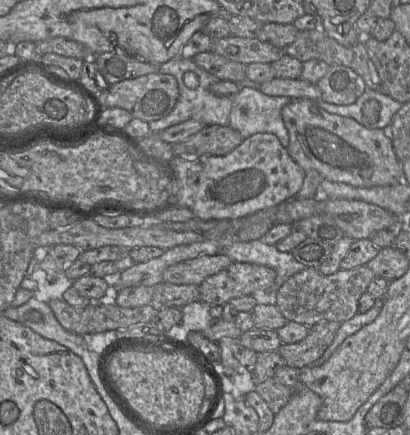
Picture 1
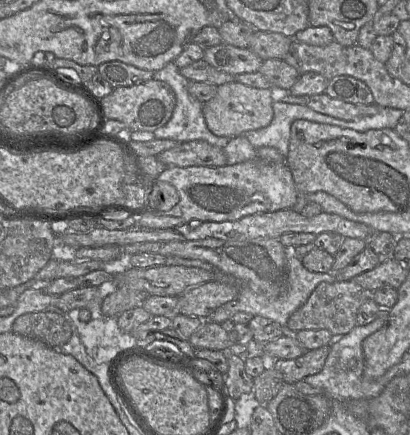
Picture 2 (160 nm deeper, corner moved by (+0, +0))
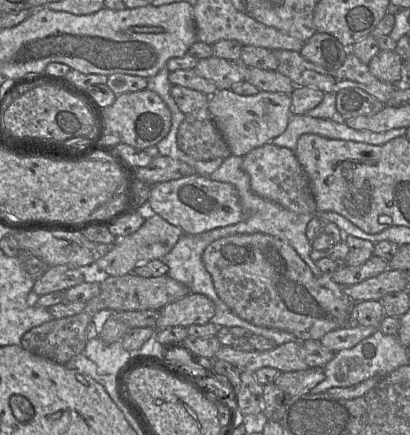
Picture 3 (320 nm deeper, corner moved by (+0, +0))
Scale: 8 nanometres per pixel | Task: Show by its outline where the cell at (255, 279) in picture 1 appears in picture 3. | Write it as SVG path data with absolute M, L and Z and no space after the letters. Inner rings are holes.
M189 293L183 298L169 303L159 310L155 331L168 327L204 325L210 322L215 314L214 303L205 295Z

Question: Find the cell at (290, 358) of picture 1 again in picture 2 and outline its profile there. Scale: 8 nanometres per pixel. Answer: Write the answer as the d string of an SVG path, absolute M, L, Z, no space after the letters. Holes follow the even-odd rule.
M330 346L307 350L302 356L286 360L268 360L270 365L279 371L287 384L303 381L307 376L319 373L325 363Z

